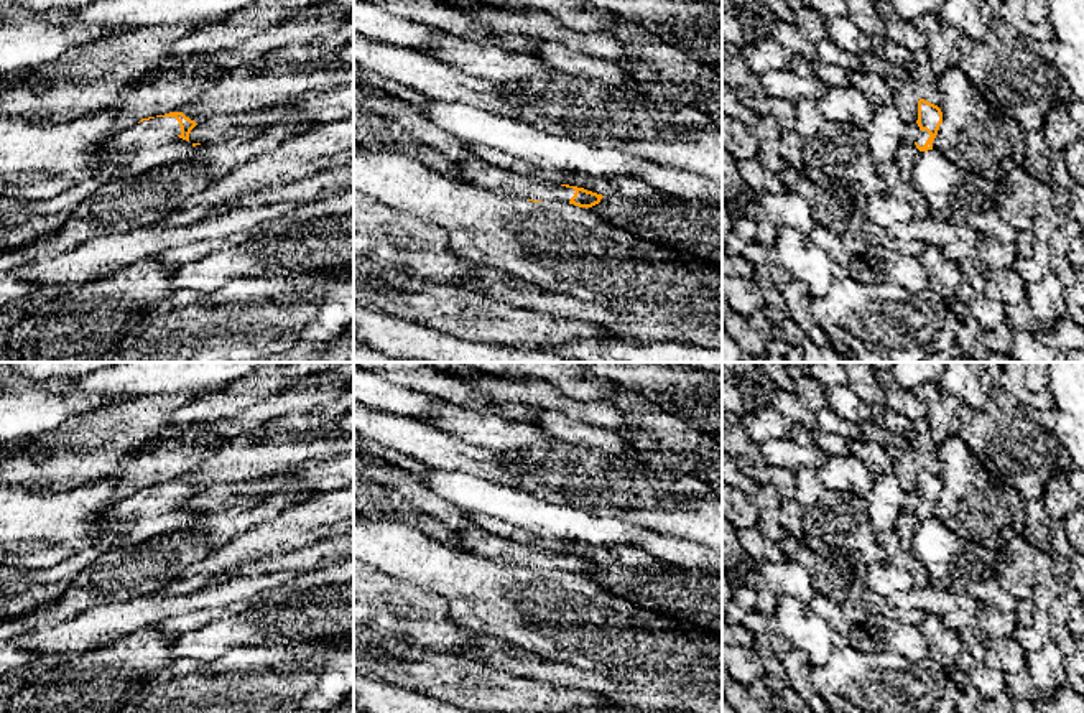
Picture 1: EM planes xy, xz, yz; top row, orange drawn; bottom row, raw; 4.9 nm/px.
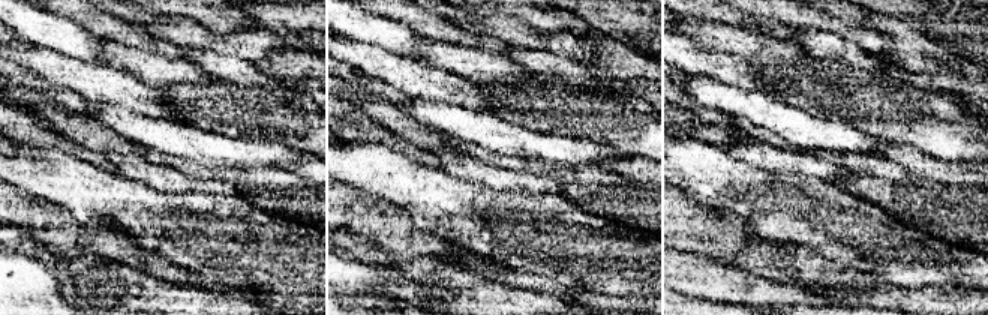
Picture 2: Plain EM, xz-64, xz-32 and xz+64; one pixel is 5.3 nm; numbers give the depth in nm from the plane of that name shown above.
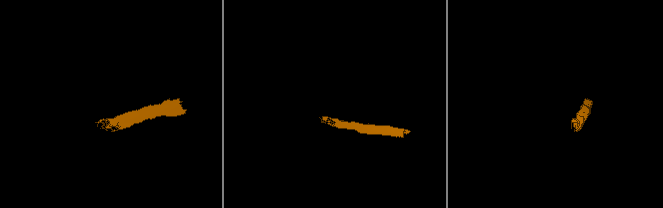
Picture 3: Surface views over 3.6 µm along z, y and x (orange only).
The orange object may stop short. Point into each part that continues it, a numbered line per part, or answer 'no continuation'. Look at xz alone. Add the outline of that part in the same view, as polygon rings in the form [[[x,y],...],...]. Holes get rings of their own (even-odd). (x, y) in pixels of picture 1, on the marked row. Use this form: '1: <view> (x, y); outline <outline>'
1: xz (472, 168); outline [[[475,155],[456,161],[456,166],[459,170],[459,178],[493,193],[521,196],[525,199],[541,203],[569,203],[576,193],[572,188],[566,188],[553,181],[530,178],[512,170],[490,165]]]

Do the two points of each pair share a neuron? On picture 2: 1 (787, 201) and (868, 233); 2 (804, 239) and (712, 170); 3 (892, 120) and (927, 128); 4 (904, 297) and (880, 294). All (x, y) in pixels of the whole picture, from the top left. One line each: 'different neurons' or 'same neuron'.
1: same neuron
2: same neuron
3: same neuron
4: same neuron

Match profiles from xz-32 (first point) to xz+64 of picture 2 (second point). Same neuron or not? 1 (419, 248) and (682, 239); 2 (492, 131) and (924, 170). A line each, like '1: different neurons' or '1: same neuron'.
1: same neuron
2: different neurons

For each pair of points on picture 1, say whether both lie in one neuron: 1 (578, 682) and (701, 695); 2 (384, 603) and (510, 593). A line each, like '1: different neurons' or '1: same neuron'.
1: different neurons
2: different neurons

